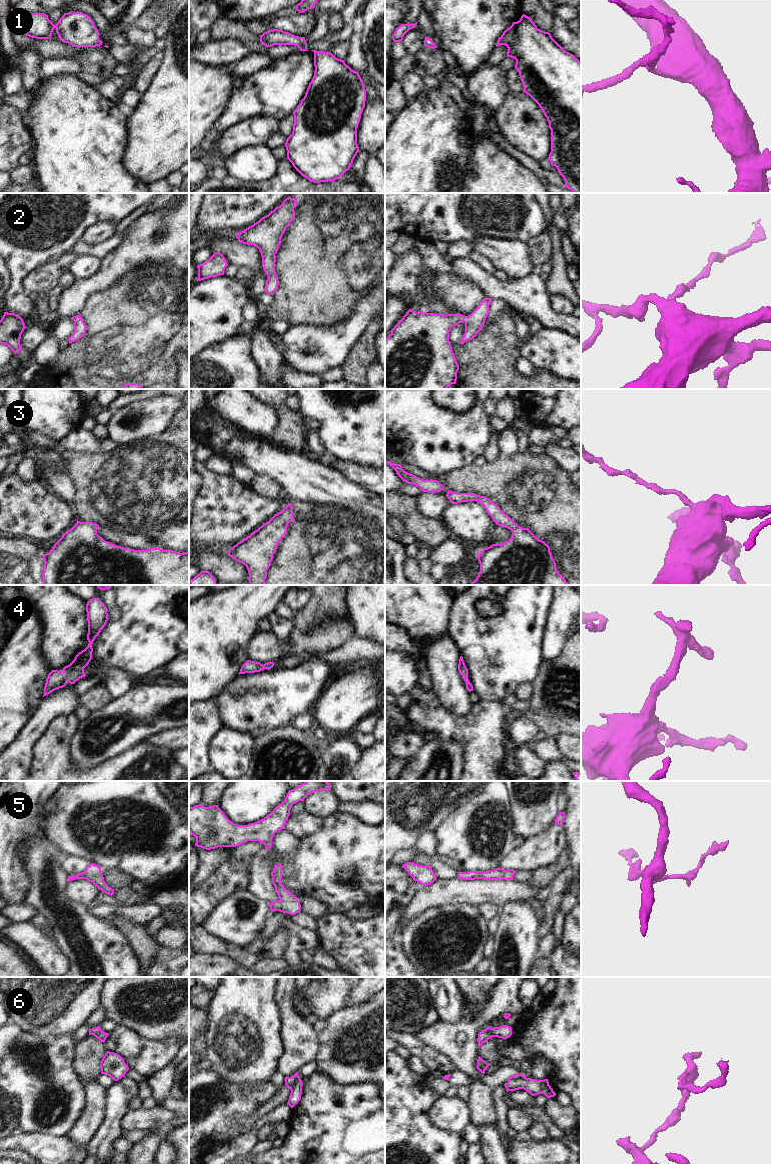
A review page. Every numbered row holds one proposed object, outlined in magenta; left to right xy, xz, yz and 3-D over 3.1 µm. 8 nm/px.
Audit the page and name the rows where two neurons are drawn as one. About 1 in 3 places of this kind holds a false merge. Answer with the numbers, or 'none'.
6

